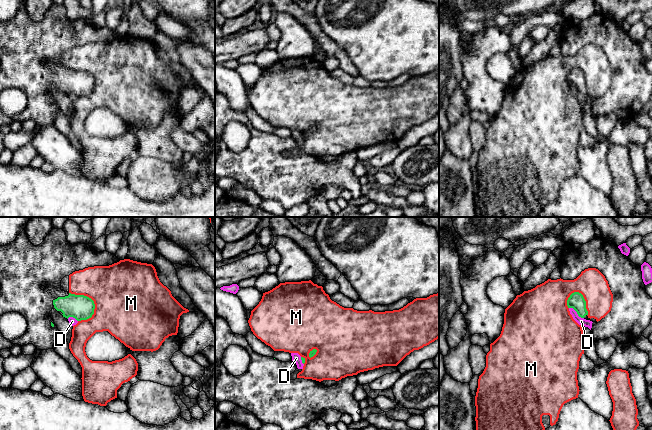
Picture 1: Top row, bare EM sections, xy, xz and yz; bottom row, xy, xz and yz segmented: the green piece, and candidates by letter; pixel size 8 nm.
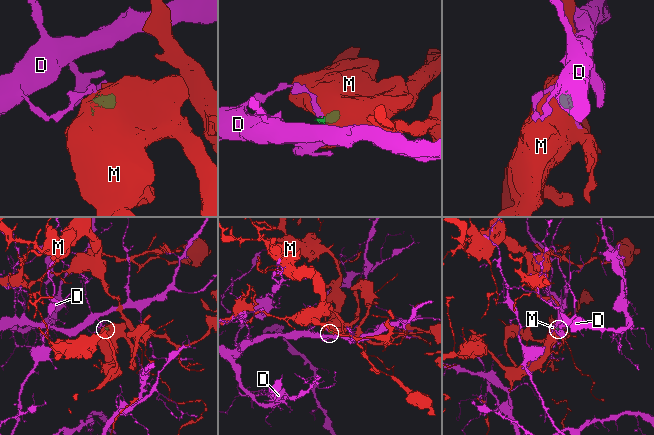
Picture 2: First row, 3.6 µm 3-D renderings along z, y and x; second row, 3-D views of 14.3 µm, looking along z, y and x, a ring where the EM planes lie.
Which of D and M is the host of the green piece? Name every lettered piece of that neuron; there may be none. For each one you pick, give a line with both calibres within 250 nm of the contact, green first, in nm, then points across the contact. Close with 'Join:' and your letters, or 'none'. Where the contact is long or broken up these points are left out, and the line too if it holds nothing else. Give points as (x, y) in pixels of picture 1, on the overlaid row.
Join: none

